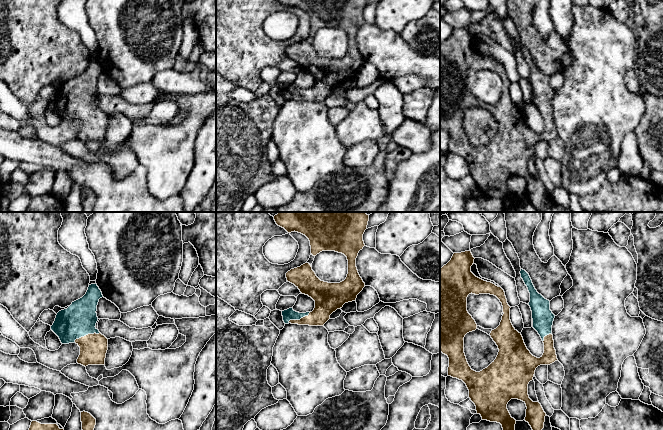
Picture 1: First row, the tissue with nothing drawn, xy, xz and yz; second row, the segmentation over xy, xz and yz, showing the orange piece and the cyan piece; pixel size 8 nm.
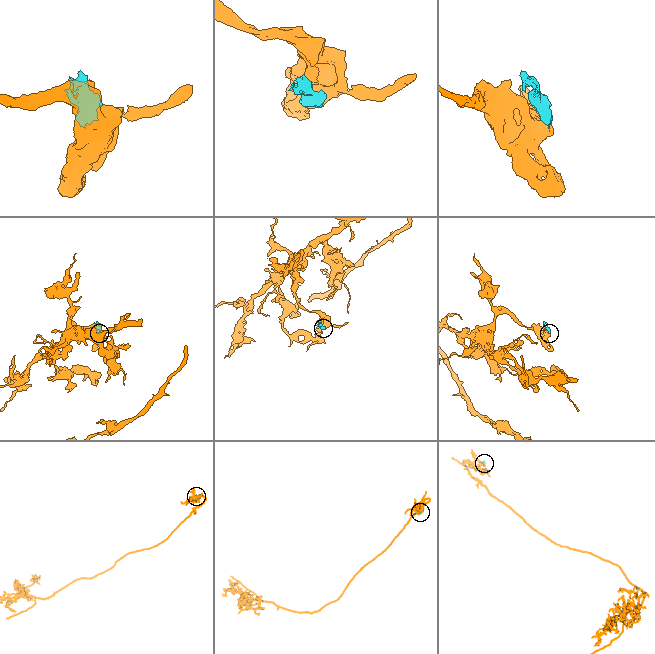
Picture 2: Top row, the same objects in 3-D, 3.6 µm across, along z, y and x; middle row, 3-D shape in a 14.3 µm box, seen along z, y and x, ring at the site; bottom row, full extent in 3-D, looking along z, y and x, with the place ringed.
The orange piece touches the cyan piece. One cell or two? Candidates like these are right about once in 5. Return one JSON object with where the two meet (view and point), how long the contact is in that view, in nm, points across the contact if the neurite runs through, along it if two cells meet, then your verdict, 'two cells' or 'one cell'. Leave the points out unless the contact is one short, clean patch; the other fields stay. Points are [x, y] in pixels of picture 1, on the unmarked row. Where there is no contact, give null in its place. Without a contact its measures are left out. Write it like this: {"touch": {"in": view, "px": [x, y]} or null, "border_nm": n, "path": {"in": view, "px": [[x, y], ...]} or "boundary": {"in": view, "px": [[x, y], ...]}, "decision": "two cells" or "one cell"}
{"touch": {"in": "xy", "px": [86, 111]}, "border_nm": 220, "path": {"in": "xy", "px": [[93, 123], [93, 120], [86, 111], [79, 104], [79, 95]]}, "decision": "one cell"}

